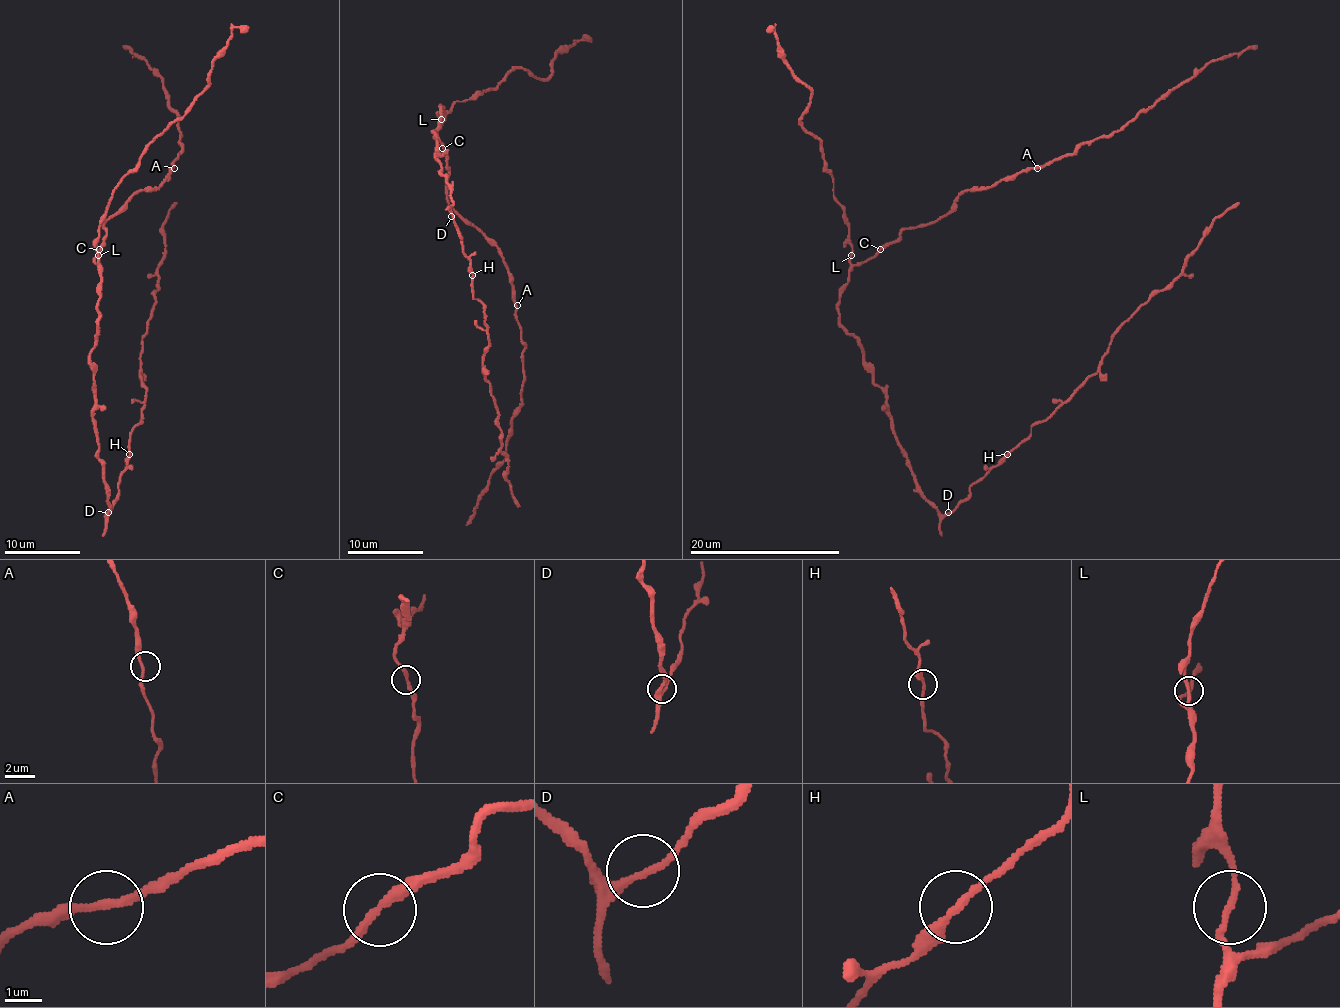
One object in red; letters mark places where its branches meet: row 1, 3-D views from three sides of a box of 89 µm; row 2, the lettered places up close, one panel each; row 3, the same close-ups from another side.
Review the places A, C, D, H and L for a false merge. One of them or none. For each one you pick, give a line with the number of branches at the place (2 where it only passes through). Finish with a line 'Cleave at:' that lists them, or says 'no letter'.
Cleave at: no letter

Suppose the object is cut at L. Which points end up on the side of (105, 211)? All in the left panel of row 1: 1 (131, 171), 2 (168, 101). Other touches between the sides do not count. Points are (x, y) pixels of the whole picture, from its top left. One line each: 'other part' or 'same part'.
1: same part
2: other part

